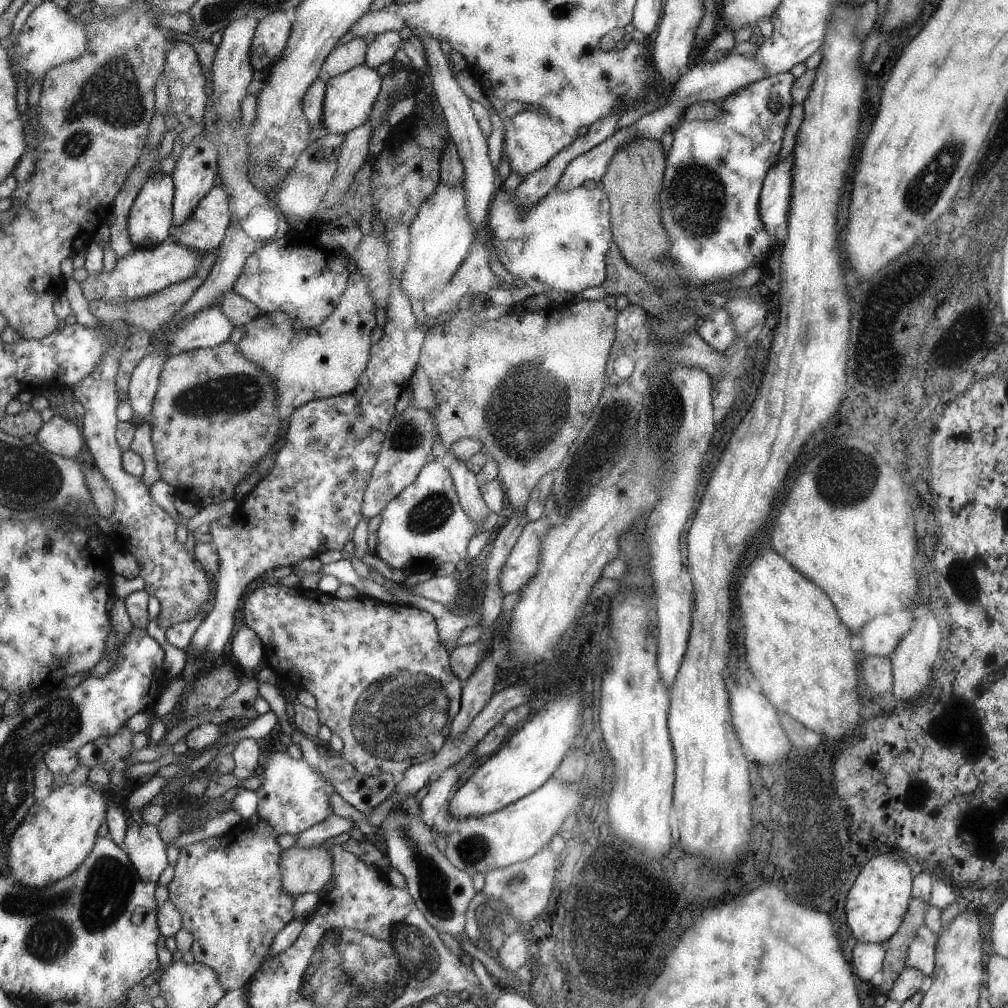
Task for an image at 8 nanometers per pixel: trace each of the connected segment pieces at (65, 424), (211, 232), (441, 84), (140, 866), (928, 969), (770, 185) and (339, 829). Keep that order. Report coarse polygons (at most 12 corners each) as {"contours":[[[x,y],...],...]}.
{"contours":[[[60,414],[36,438],[45,450],[75,459],[86,444],[80,423]],[[222,181],[189,220],[172,227],[179,243],[216,252],[232,223],[230,190]],[[423,39],[435,100],[463,165],[470,220],[499,185],[470,100],[439,41]],[[133,823],[123,846],[141,878],[159,882],[169,850],[157,825]],[[923,924],[906,952],[905,966],[930,976],[939,936]],[[793,156],[775,164],[762,180],[760,218],[775,236],[788,220]],[[331,815],[299,834],[293,846],[320,846],[355,827],[354,818]]]}

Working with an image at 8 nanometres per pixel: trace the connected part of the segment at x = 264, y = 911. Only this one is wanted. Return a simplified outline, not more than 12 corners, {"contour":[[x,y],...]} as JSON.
{"contour":[[261,815],[183,847],[195,962],[247,985],[294,918]]}

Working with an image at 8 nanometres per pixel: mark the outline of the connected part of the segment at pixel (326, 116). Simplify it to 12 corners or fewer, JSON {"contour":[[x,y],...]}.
{"contour":[[365,62],[329,80],[323,133],[372,115],[383,79]]}

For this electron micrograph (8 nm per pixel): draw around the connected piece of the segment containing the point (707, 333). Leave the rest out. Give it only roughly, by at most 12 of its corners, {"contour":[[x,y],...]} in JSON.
{"contour":[[724,307],[698,320],[696,333],[723,352],[735,338]]}

